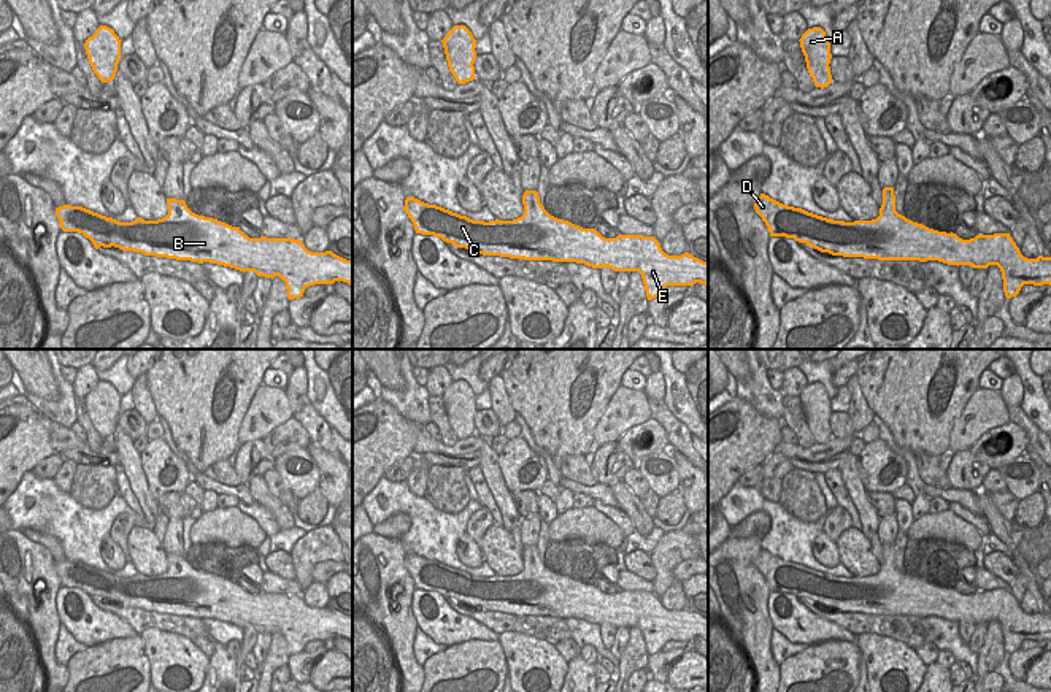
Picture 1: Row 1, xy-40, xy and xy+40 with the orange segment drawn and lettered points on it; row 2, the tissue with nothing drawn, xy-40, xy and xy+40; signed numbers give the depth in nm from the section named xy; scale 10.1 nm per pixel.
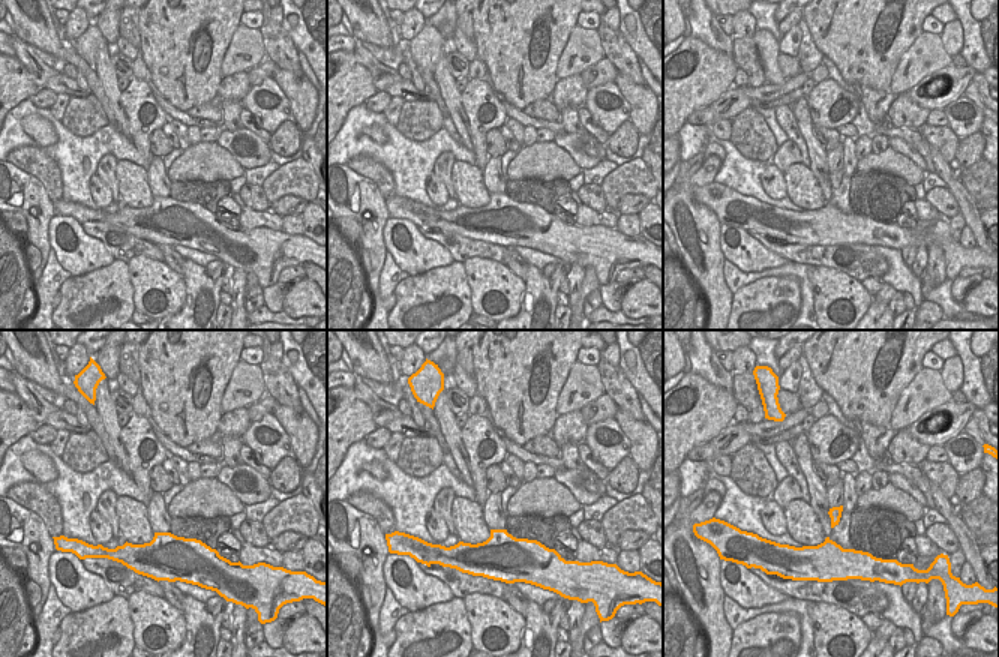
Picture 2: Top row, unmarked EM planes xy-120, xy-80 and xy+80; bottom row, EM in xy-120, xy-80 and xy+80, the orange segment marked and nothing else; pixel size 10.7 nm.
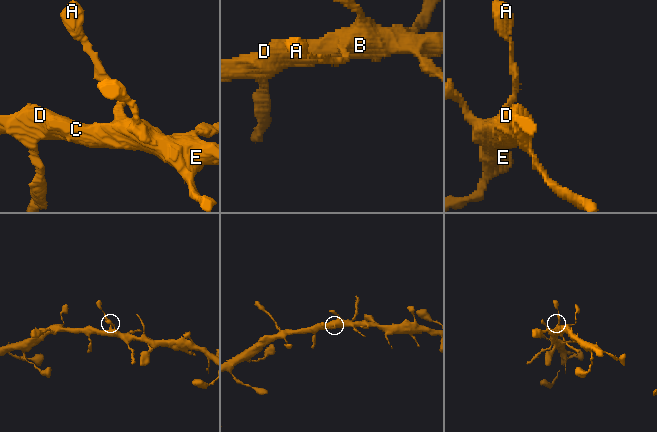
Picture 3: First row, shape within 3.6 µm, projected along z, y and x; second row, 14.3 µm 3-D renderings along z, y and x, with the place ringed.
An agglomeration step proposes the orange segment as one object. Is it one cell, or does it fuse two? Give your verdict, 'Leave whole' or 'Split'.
Leave whole.

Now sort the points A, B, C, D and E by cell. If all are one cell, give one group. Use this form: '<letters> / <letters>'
A B C D E

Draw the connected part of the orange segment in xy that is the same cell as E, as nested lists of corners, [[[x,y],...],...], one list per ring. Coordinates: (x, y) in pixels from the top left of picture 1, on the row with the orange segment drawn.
[[[526,190],[522,205],[521,217],[489,222],[473,221],[414,197],[406,197],[403,210],[416,233],[438,236],[476,254],[638,271],[648,300],[660,297],[667,286],[700,283],[708,287],[708,262],[689,252],[668,256],[654,236],[605,238],[595,229],[583,229],[551,216],[540,203],[537,190]]]

